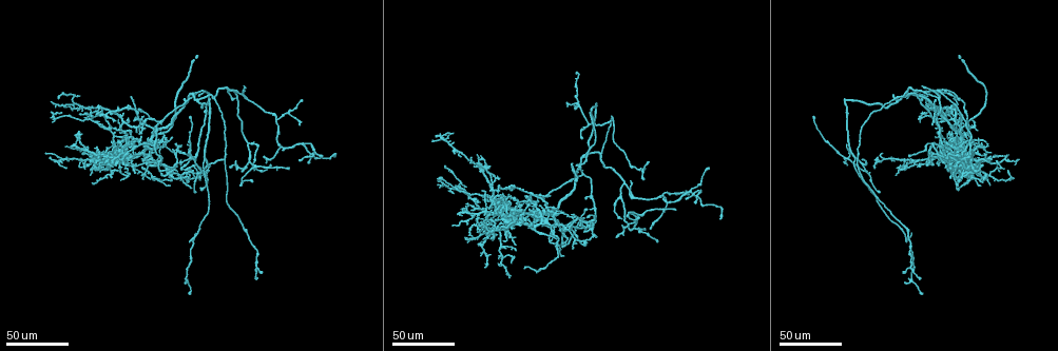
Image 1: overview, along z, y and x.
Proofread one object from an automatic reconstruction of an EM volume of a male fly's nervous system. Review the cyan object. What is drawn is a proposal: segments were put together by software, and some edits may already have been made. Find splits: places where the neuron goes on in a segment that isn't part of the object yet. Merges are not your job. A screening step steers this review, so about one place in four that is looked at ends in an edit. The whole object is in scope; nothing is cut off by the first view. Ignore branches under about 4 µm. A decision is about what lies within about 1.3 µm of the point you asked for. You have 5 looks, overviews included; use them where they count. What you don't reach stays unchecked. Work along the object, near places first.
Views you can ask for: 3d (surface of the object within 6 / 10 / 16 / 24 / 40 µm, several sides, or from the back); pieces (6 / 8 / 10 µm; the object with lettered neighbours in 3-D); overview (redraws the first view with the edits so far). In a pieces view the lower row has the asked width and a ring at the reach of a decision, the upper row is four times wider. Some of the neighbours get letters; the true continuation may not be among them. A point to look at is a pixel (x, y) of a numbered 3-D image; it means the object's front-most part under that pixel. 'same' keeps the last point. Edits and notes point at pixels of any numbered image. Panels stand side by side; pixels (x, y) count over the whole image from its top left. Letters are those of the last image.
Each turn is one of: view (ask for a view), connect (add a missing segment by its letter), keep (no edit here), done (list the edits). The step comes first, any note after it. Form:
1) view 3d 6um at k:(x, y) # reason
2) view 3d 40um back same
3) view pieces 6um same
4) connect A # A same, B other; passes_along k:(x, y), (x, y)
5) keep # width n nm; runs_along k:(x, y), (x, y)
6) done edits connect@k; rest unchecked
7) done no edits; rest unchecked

view 3d 40um at 1:(587, 242) # branch stops here

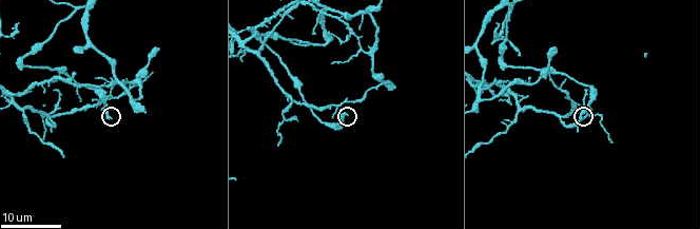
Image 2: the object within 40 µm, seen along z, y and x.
view pieces 8um at 2:(110, 115)

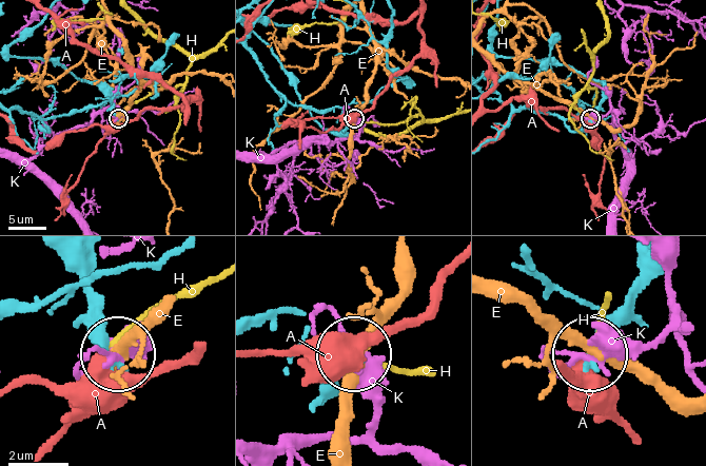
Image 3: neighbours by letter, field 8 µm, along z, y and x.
keep # A other, E other, H other, K other; no lettered segment goes on from it

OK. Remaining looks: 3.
view 3d 24um at 1:(113, 131) # free end

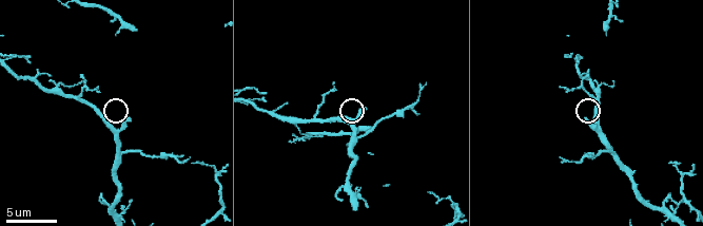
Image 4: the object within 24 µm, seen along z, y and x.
view pieces 8um at 4:(363, 108)

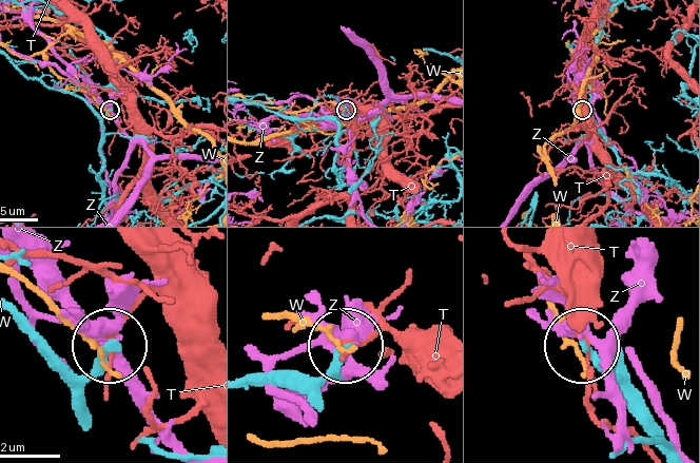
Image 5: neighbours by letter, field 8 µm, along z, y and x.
keep # width 230 nm; T other, W other, Z other; runs_along 5:(77, 402), (105, 351); no lettered segment goes on from it

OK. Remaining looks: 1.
done no edits; rest unchecked

